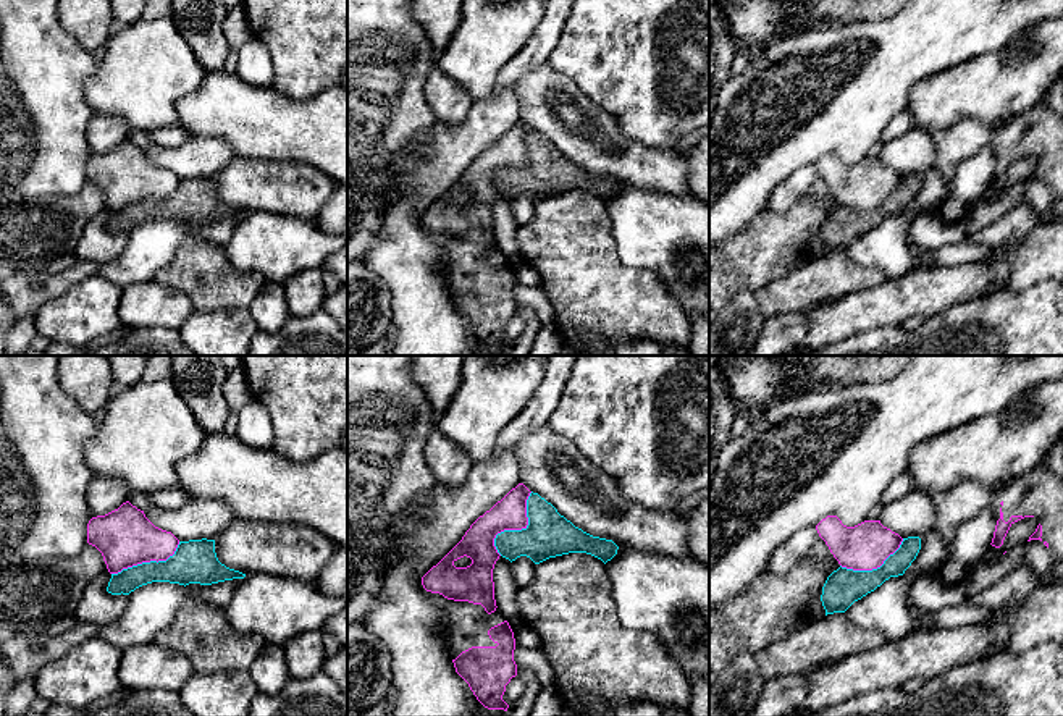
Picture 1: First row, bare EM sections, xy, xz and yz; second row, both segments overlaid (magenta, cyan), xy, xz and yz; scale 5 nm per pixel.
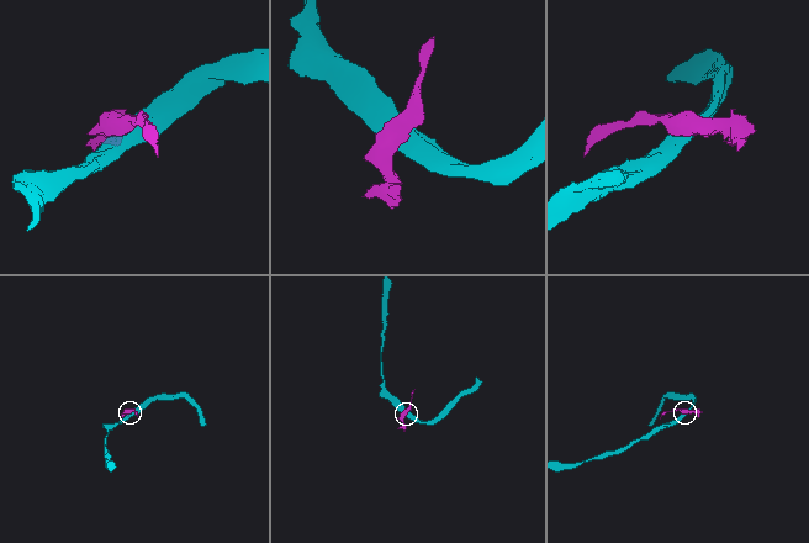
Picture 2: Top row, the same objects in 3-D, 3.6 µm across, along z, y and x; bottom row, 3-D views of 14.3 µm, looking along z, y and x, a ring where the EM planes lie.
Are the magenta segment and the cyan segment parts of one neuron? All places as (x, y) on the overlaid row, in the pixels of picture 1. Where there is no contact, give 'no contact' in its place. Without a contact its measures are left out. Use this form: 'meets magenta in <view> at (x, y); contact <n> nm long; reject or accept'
meets magenta in xz at (517, 529); contact 360 nm long; reject

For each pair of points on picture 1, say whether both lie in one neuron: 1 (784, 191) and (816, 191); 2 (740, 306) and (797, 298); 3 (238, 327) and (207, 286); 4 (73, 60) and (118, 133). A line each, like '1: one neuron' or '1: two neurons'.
1: one neuron
2: two neurons
3: two neurons
4: two neurons

